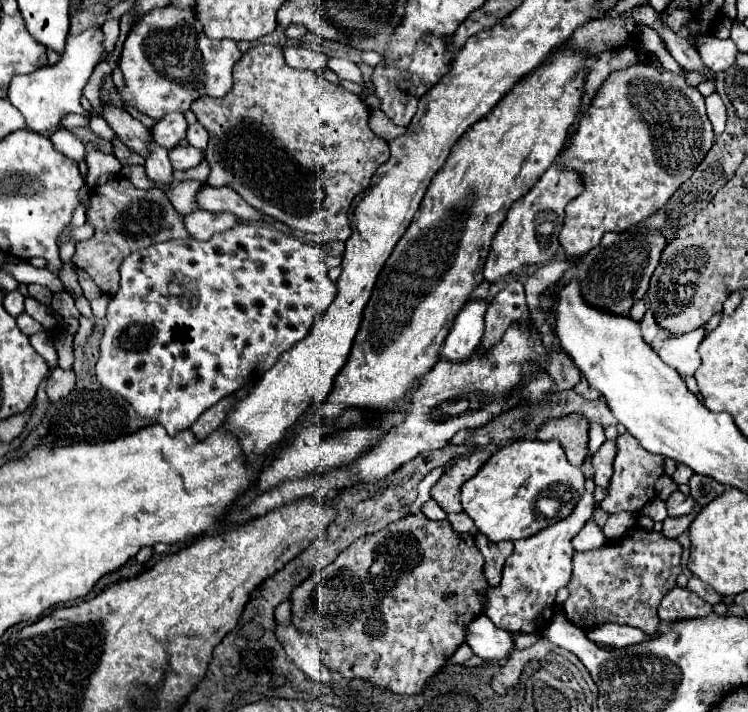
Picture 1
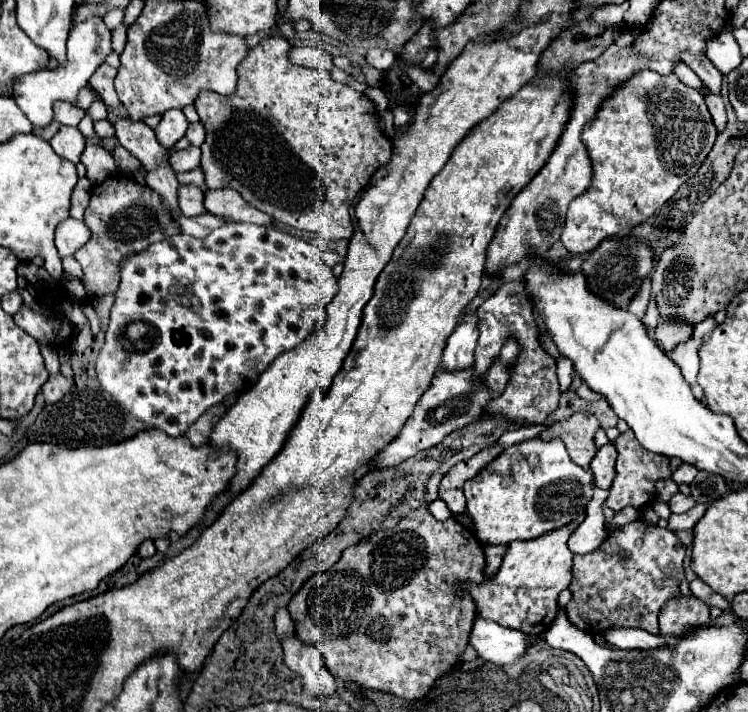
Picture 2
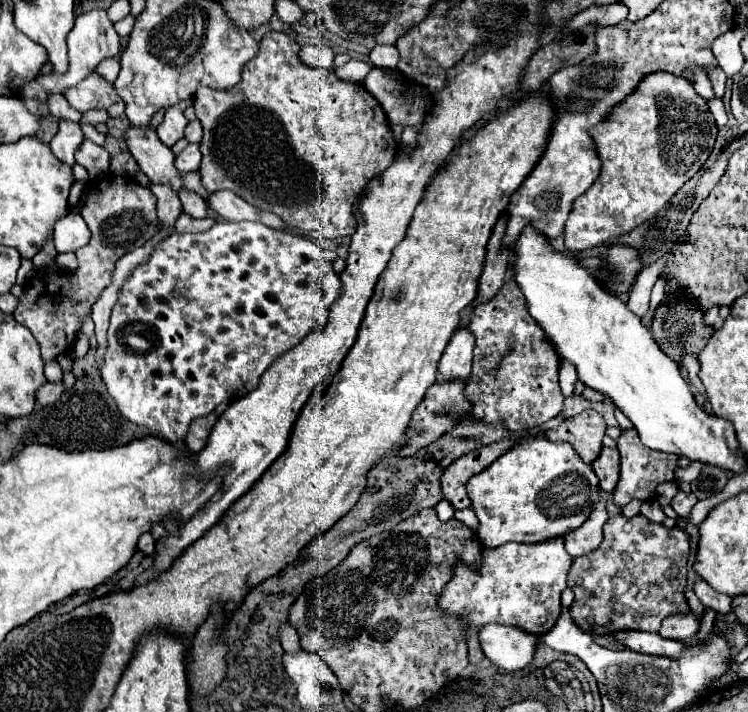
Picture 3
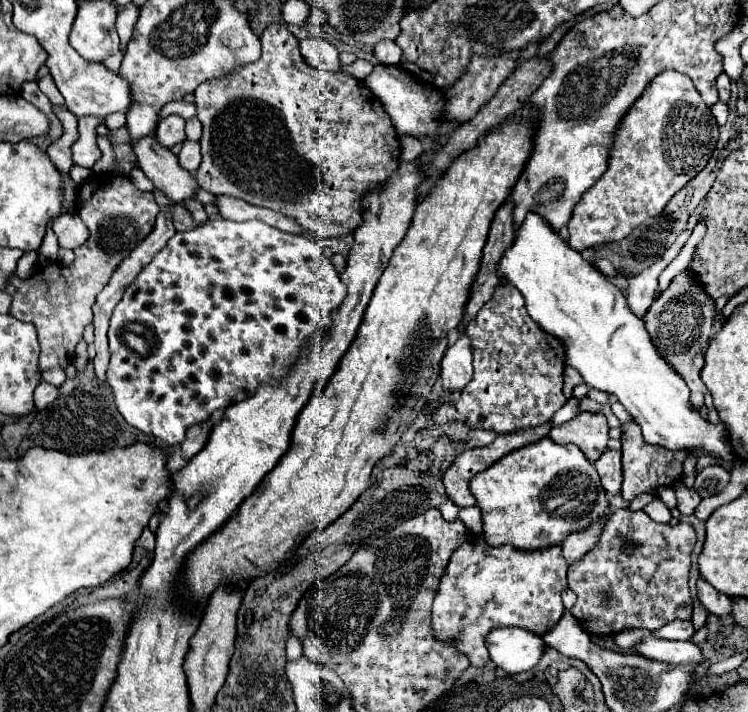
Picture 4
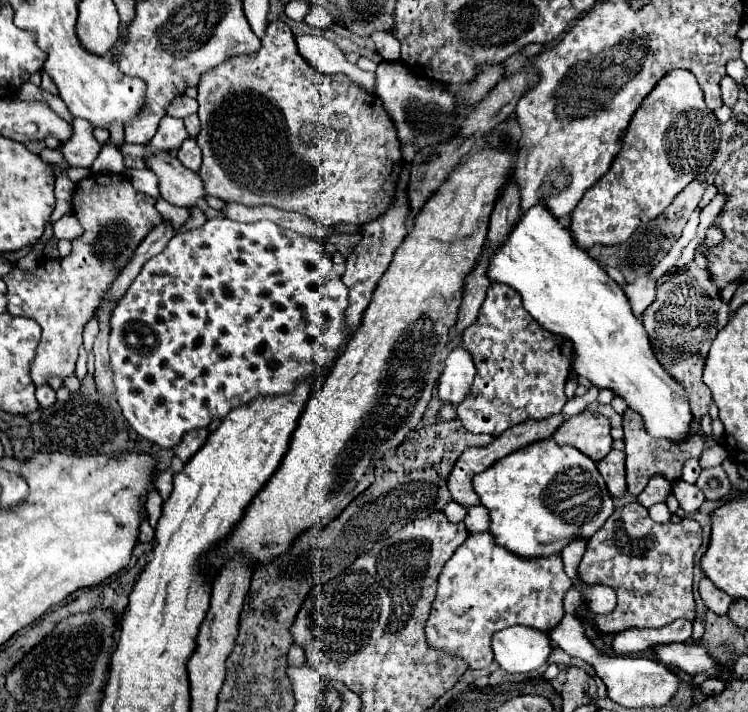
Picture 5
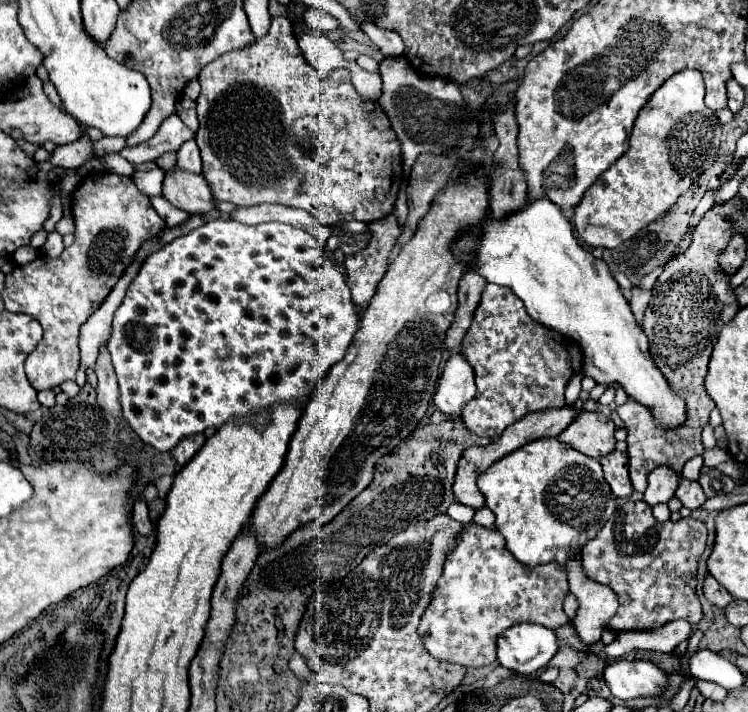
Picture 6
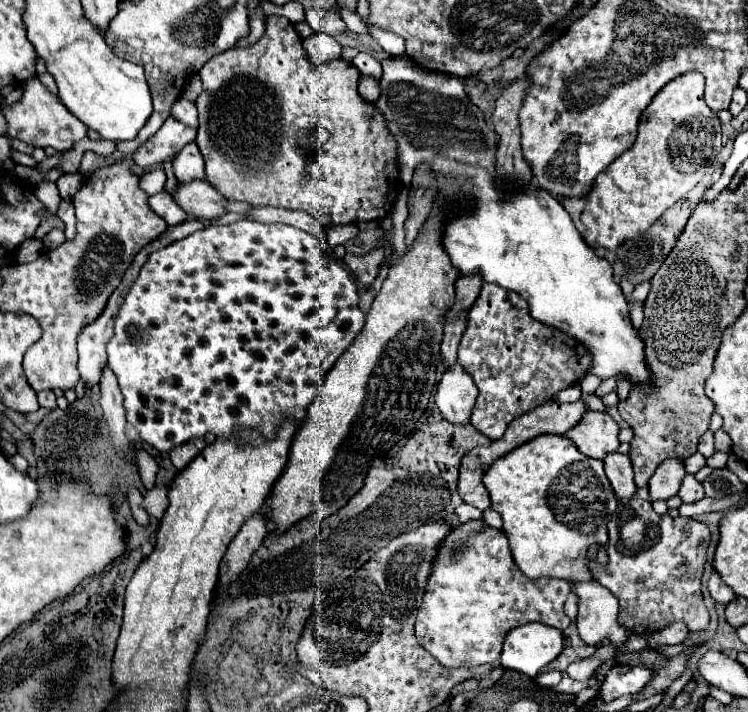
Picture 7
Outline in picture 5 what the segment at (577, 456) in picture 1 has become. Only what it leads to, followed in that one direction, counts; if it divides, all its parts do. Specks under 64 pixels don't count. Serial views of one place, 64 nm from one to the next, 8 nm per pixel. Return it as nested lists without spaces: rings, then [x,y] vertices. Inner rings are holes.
[[[584,410],[572,418],[568,418],[558,432],[554,432],[554,440],[558,444],[570,444],[578,448],[592,460],[602,460],[612,450],[612,436],[610,436],[610,420],[602,414],[594,414]]]

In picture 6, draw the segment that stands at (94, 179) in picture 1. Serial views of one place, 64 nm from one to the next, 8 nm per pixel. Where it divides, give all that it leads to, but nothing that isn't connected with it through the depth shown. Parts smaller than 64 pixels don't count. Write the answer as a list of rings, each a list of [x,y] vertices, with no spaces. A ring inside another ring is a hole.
[[[84,132],[80,142],[66,144],[64,148],[56,148],[50,156],[50,162],[52,162],[52,166],[62,166],[62,168],[72,170],[72,168],[82,166],[90,156],[92,156],[92,140]]]

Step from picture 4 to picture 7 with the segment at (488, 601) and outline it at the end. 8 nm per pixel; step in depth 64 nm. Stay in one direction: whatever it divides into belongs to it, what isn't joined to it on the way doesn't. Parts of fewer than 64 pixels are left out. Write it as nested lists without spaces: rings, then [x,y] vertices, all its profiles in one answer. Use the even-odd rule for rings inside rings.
[[[472,520],[452,528],[438,546],[426,584],[426,594],[416,616],[416,640],[442,666],[474,668],[496,662],[502,654],[506,634],[528,622],[544,622],[560,630],[568,628],[570,618],[564,614],[564,602],[572,592],[572,586],[564,580],[526,580],[520,568],[516,568],[508,545],[502,530],[486,526],[484,520]]]

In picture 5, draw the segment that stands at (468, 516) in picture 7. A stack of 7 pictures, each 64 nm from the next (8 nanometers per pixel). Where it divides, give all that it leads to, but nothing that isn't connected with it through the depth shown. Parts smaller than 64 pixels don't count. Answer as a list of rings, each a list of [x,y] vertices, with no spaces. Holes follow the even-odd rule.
[[[450,502],[448,508],[444,508],[444,514],[446,514],[446,518],[448,518],[450,522],[464,522],[464,518],[466,518],[466,508],[464,508],[462,504],[458,504],[458,502]]]

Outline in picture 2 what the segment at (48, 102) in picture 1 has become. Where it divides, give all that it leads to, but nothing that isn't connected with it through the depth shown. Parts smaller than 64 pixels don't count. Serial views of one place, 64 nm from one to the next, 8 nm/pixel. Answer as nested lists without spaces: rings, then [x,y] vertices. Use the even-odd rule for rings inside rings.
[[[92,16],[92,18],[76,24],[70,30],[70,36],[68,36],[68,62],[64,66],[54,68],[54,70],[40,70],[36,74],[28,74],[28,76],[16,80],[16,84],[14,84],[14,100],[16,100],[16,104],[22,108],[22,112],[28,116],[28,120],[36,128],[50,124],[54,120],[52,104],[56,100],[66,100],[66,102],[74,104],[76,92],[84,84],[88,84],[94,70],[112,52],[114,52],[112,50],[112,32],[108,30],[108,26],[104,24],[104,20],[100,16]]]

